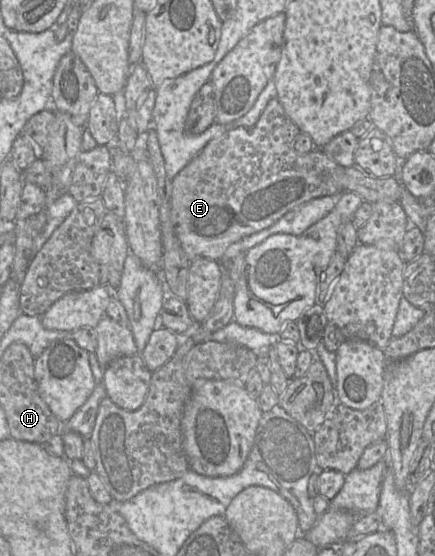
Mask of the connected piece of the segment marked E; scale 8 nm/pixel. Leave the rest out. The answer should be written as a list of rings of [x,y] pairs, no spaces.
[[[275,97],[268,102],[252,128],[237,127],[212,139],[172,179],[171,221],[189,261],[198,257],[219,261],[231,244],[270,227],[301,204],[344,192],[345,167],[331,160],[321,148],[313,148],[306,154],[297,152],[284,137],[285,121],[286,113]]]

